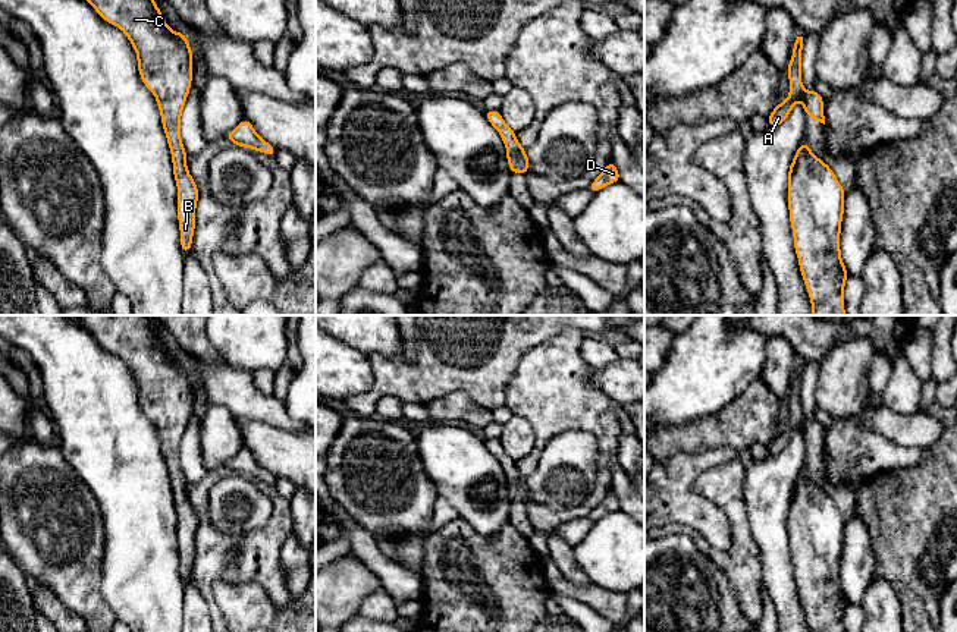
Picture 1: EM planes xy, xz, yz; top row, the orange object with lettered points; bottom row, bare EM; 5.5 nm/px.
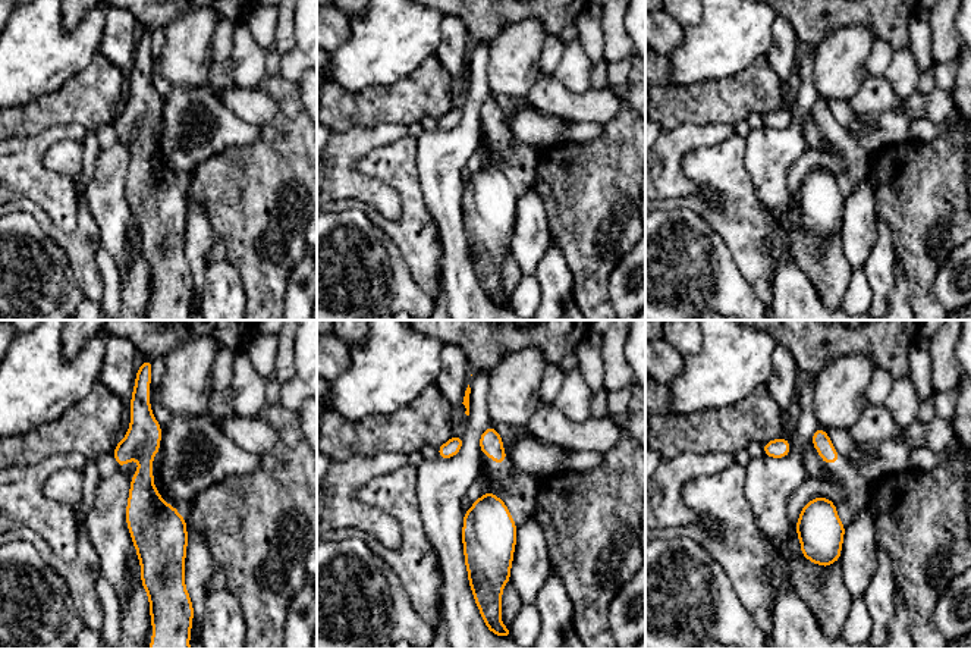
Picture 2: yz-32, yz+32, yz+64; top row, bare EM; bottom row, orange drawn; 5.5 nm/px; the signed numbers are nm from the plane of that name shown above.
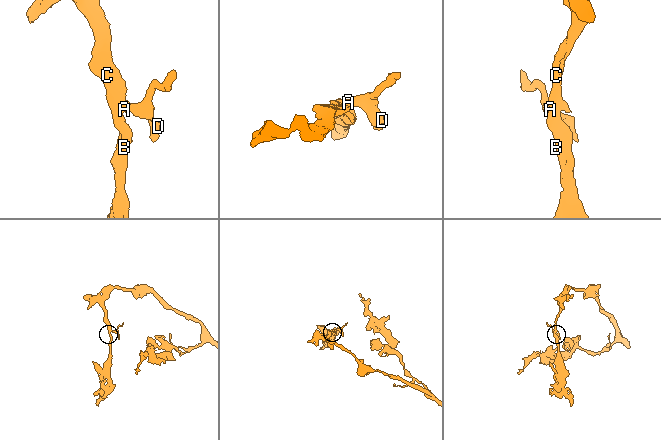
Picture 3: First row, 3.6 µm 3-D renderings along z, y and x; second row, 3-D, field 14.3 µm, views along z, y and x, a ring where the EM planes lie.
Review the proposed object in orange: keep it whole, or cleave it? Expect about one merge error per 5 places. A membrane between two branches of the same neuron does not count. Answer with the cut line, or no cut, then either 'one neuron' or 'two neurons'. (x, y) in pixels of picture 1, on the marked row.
cut none; one neuron

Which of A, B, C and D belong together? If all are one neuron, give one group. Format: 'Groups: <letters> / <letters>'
Groups: A B C D

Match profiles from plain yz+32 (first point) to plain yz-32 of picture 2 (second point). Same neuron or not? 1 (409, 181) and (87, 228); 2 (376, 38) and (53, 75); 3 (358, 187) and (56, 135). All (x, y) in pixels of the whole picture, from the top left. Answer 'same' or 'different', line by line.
1: same
2: same
3: same

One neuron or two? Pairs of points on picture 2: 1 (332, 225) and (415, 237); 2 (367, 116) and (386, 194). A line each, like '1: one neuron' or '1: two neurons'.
1: two neurons
2: two neurons

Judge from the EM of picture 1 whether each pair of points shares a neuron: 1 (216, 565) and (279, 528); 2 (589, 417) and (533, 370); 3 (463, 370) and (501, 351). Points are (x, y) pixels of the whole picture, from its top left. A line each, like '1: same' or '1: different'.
1: same
2: same
3: same

